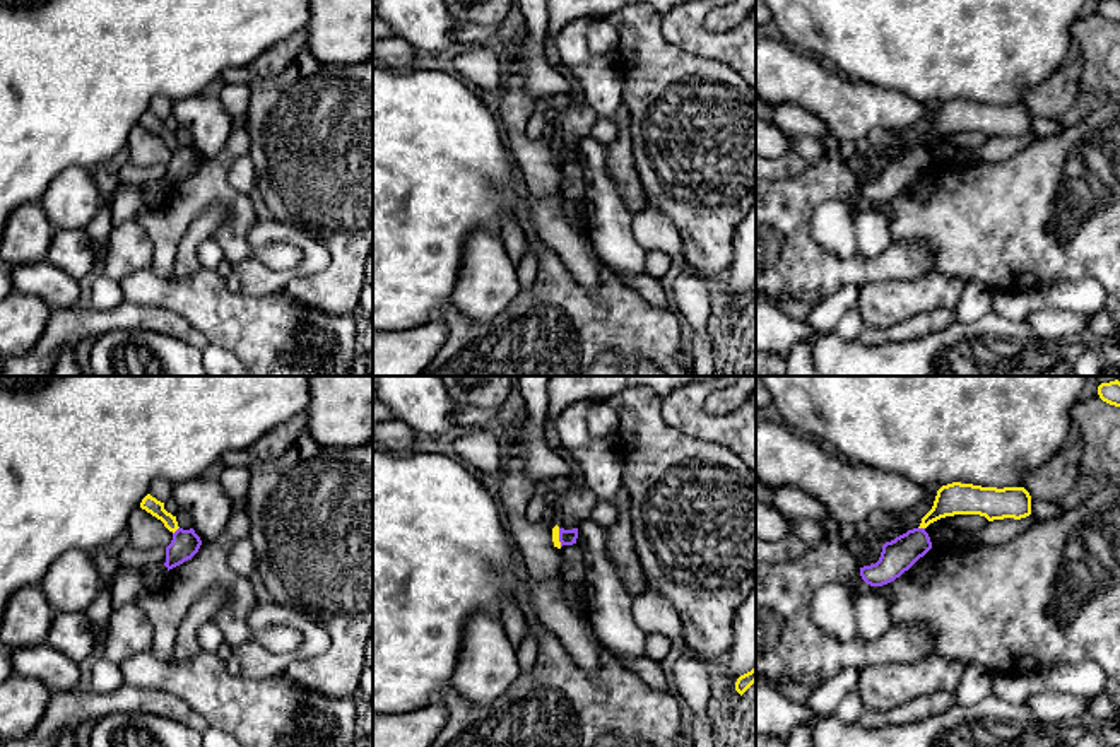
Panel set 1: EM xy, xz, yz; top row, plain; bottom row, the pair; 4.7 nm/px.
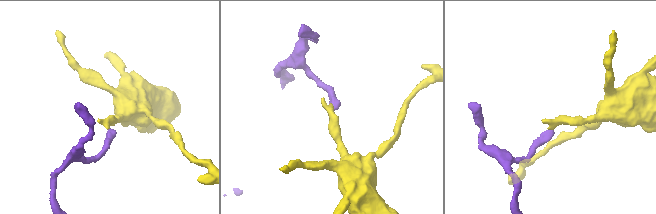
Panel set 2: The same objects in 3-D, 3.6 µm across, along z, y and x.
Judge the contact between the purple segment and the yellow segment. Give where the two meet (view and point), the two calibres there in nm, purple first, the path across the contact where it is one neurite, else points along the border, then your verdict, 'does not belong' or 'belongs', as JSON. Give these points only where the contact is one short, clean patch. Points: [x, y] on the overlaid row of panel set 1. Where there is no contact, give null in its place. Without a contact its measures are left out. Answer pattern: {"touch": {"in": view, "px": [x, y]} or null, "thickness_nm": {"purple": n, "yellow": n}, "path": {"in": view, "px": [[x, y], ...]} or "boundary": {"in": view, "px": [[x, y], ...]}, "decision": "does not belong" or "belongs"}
{"touch": {"in": "xy", "px": [176, 530]}, "thickness_nm": {"purple": 140, "yellow": 80}, "boundary": {"in": "xy", "px": [[178, 527], [173, 534]]}, "decision": "does not belong"}

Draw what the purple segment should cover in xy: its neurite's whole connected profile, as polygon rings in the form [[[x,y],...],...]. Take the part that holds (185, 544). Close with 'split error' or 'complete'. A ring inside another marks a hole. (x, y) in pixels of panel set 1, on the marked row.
[[[178,528],[173,533],[171,544],[166,547],[164,566],[168,568],[168,571],[192,559],[198,552],[200,545],[202,540],[193,528],[190,530]]] | complete

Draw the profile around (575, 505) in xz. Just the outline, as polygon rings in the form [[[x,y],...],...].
[[[588,487],[566,489],[557,494],[559,520],[557,526],[564,530],[578,528],[580,523],[590,518],[597,504],[595,492]]]

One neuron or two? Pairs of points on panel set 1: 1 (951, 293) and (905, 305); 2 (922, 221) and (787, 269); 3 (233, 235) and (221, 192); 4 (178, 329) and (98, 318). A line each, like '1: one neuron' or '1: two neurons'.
1: one neuron
2: two neurons
3: one neuron
4: one neuron

